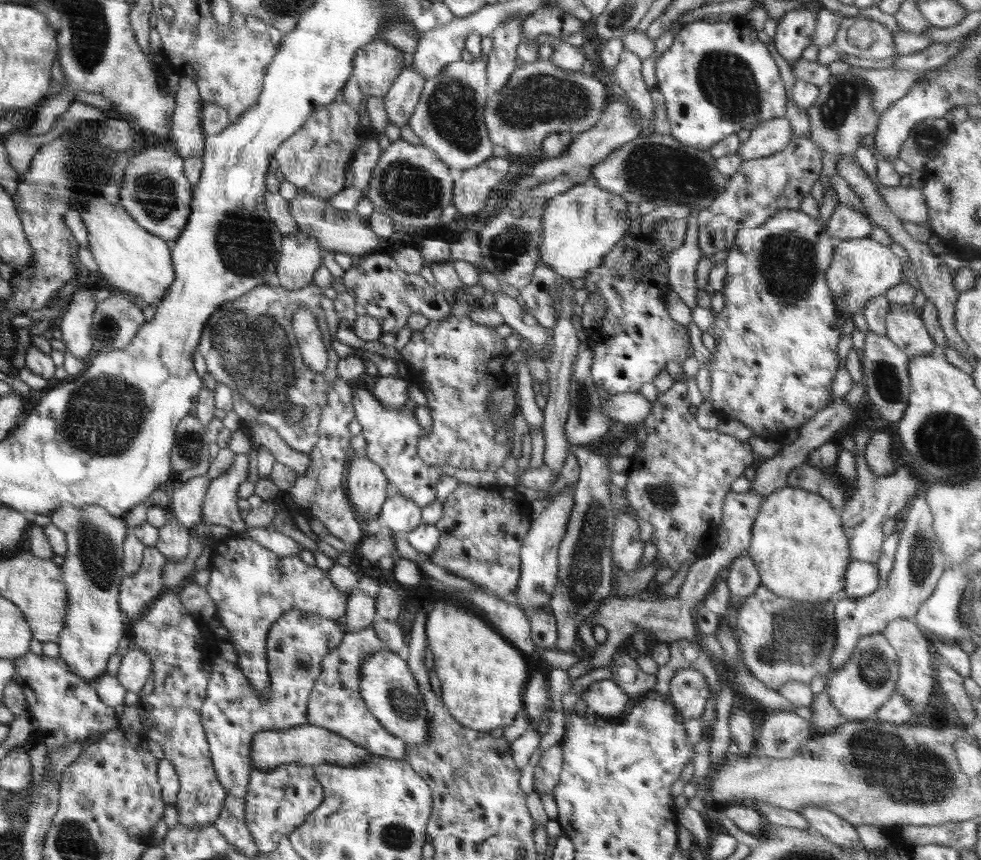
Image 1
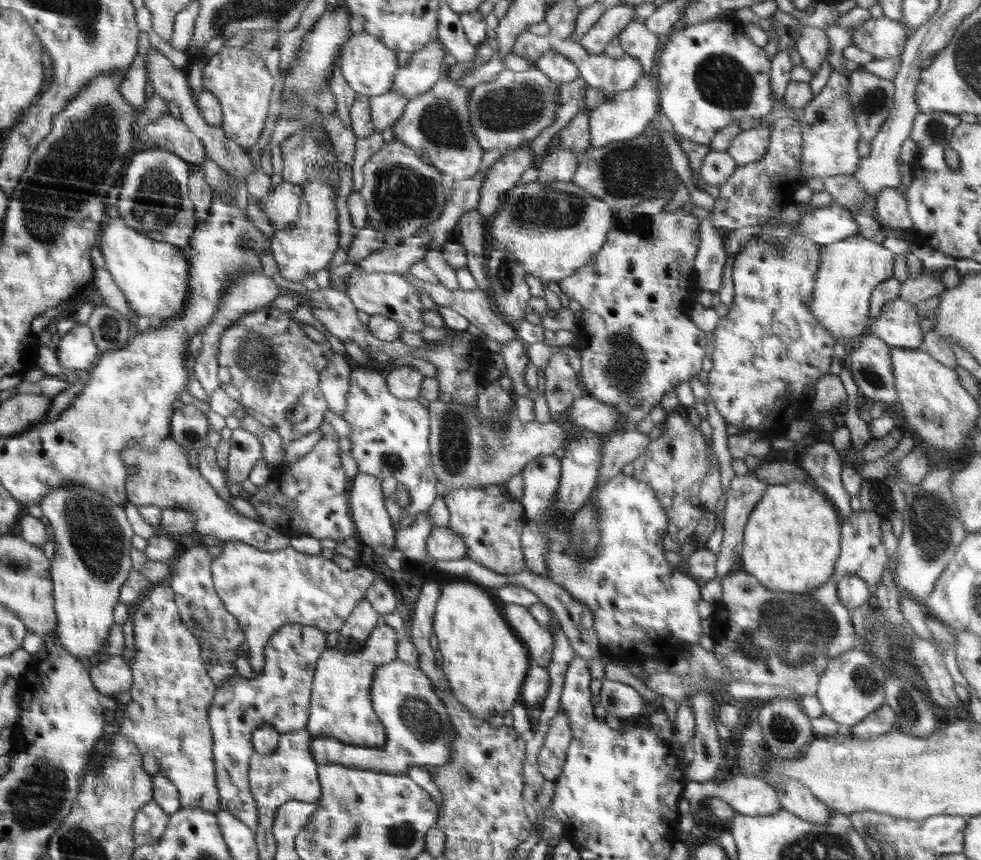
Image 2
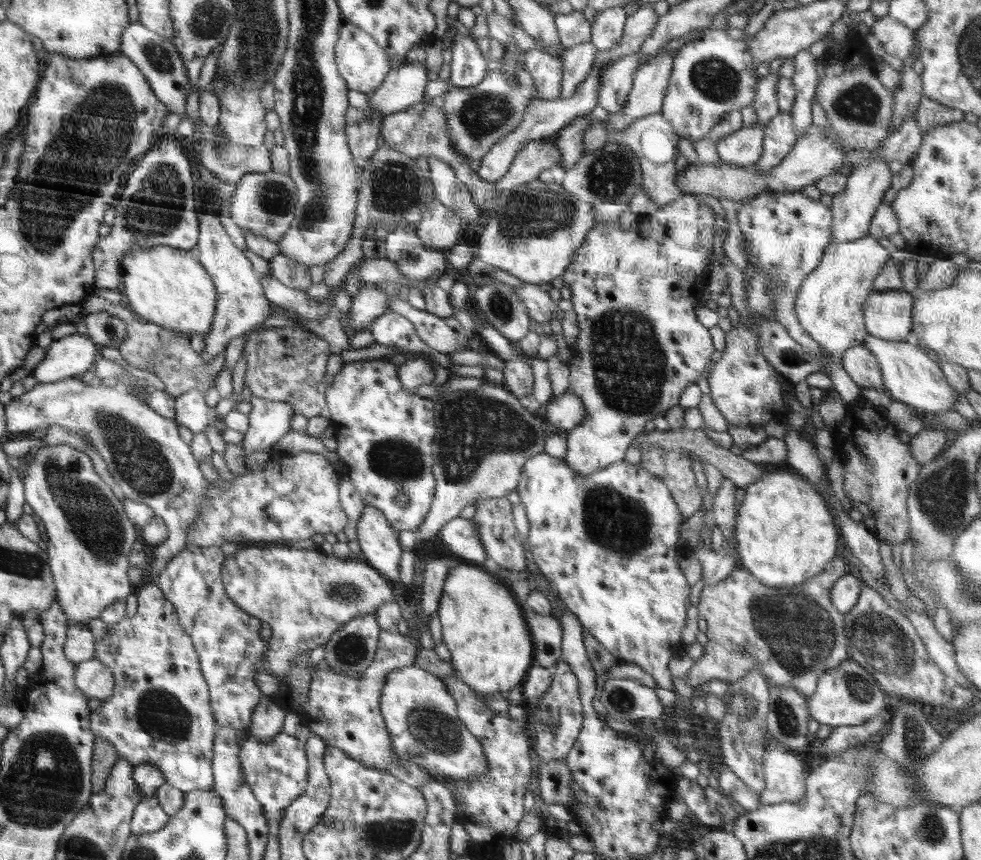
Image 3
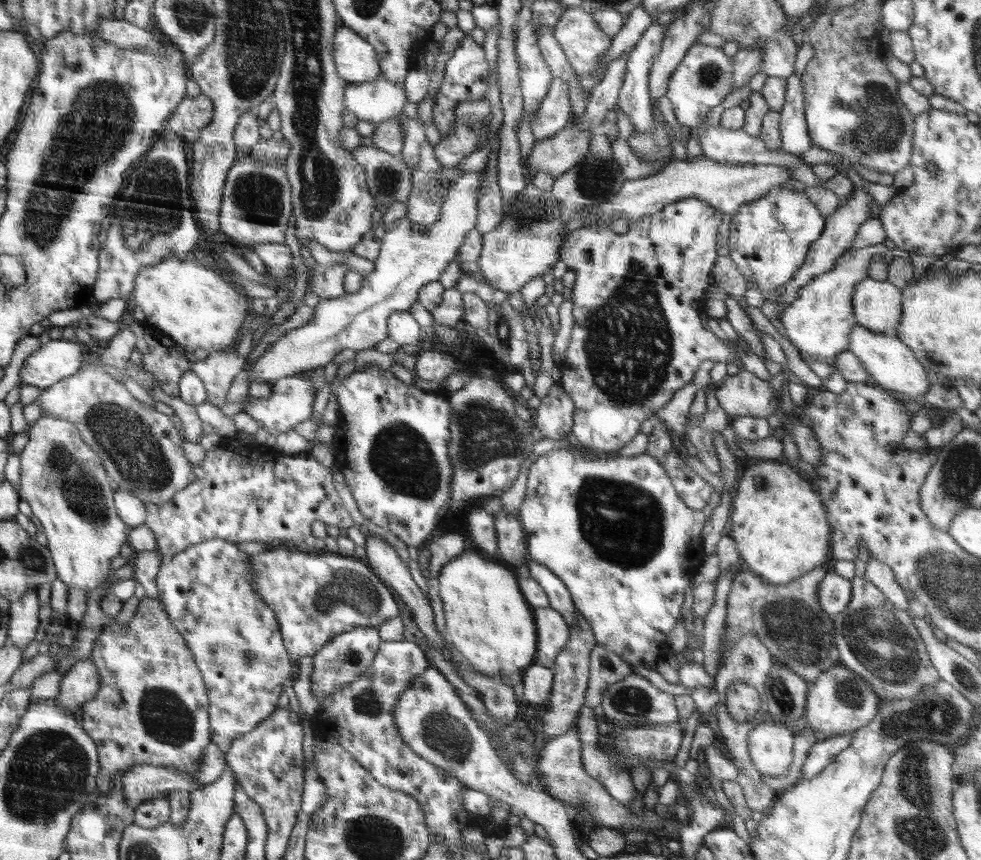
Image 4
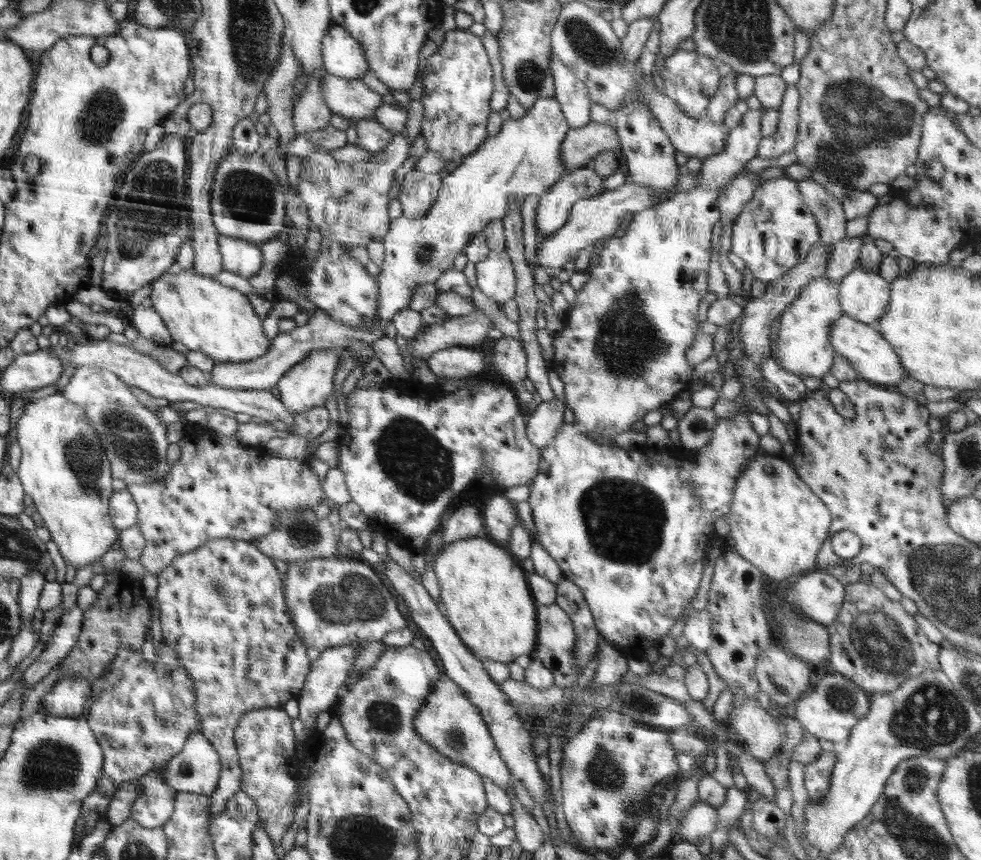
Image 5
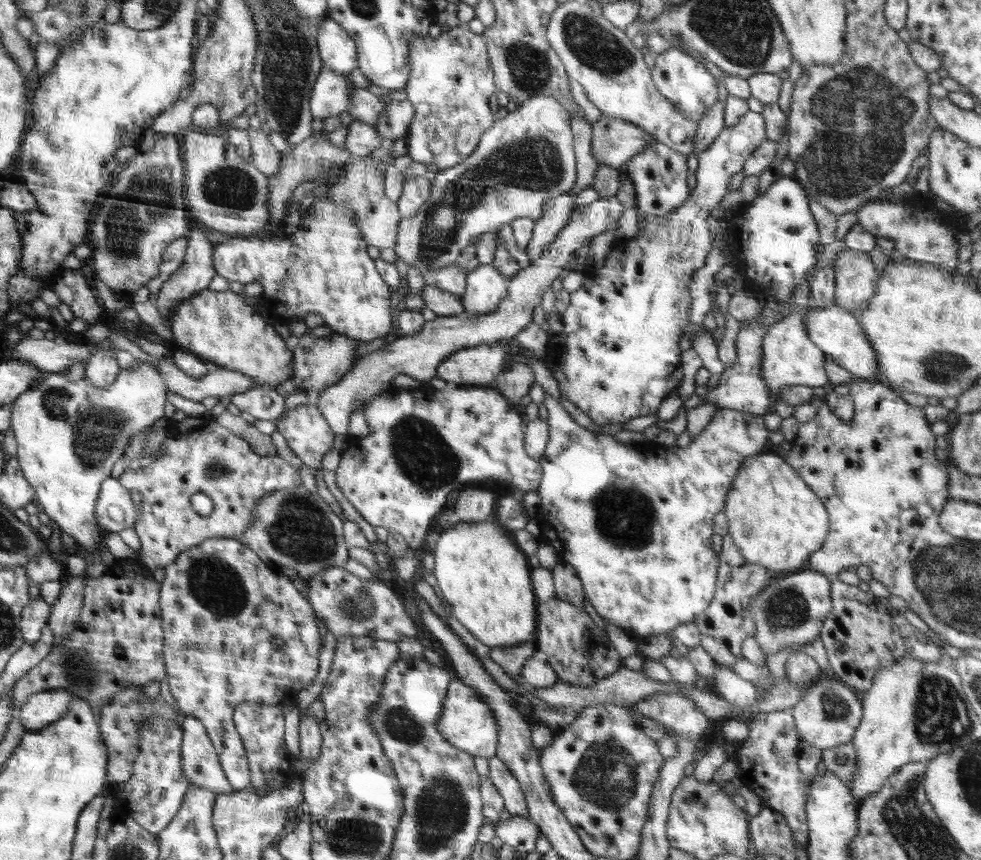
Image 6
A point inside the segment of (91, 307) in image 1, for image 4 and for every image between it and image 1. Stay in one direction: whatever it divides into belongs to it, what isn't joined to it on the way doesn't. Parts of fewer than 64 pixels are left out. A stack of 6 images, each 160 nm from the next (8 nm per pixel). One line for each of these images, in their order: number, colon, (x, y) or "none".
2: (76, 349)
3: (66, 357)
4: (58, 359)

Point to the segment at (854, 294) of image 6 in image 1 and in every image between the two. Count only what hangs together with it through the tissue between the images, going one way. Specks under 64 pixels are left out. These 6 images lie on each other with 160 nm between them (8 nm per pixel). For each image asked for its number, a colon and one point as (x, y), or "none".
1: (904, 328)
2: (898, 325)
3: (887, 315)
4: (877, 305)
5: (863, 295)

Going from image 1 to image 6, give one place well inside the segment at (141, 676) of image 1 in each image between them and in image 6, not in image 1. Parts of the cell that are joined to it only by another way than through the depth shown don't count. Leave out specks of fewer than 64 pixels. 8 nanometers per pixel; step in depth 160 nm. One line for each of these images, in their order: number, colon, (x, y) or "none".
2: (112, 675)
3: (93, 677)
4: (81, 682)
5: (67, 698)
6: (42, 708)

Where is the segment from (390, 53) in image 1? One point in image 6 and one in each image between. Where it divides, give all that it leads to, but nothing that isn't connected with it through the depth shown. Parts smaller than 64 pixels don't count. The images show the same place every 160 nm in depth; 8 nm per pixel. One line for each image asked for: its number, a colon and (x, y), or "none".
2: (369, 66)
3: (362, 62)
4: (355, 60)
5: (342, 55)
6: (337, 51)

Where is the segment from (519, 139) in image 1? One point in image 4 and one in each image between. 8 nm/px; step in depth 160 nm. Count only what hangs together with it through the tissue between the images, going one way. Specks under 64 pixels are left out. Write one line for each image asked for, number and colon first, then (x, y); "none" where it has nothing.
2: (505, 113)
3: (477, 117)
4: (469, 116)

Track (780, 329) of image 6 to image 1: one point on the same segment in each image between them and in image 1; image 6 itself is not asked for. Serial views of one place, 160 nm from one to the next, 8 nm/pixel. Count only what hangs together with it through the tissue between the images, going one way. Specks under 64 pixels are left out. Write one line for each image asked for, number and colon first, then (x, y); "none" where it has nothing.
1: (861, 269)
2: (849, 271)
3: (830, 304)
4: (819, 321)
5: (803, 348)

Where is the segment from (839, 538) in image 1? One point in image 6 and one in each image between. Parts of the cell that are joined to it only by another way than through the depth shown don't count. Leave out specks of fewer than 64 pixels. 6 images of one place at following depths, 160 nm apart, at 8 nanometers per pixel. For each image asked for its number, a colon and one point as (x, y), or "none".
2: (791, 542)
3: (785, 532)
4: (779, 524)
5: (776, 522)
6: (775, 519)

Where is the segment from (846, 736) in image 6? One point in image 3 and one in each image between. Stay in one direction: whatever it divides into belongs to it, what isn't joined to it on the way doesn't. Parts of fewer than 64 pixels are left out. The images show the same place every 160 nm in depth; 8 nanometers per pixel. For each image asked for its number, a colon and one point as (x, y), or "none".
3: (848, 695)
4: (839, 701)
5: (834, 704)

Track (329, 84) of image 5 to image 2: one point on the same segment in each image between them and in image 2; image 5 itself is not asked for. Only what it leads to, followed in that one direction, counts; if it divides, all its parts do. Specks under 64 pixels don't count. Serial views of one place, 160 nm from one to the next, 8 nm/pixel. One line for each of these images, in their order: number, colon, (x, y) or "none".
2: (425, 68)
3: (404, 86)
4: (381, 99)

